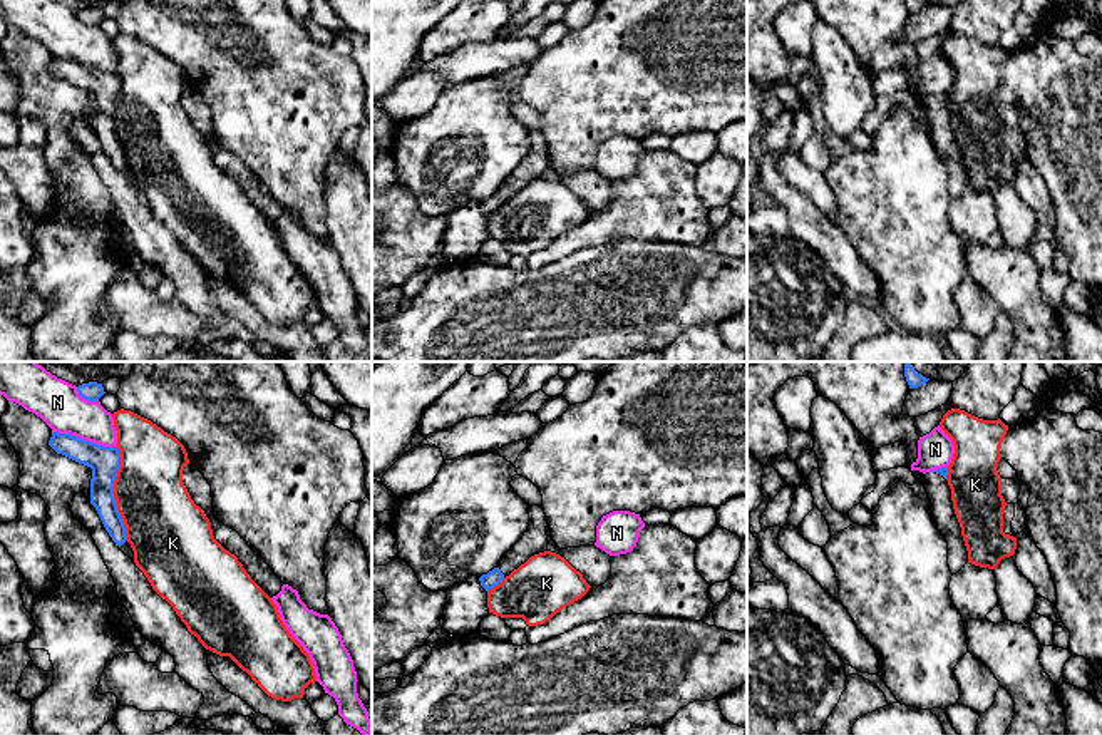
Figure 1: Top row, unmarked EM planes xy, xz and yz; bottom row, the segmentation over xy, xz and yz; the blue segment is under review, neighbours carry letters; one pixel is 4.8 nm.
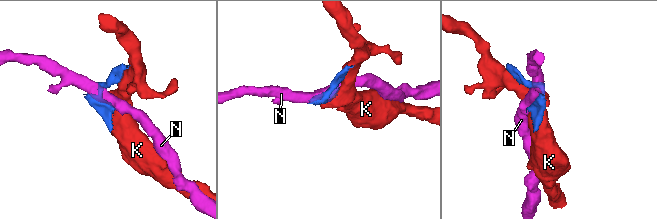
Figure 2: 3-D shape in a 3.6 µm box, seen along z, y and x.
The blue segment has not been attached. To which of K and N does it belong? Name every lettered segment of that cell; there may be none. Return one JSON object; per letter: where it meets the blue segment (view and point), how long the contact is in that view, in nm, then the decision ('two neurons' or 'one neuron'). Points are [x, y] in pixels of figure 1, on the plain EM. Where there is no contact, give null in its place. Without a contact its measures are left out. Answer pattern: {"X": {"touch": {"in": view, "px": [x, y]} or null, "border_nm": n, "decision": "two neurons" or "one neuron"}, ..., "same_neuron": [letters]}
{"K": {"touch": {"in": "xy", "px": [113, 118]}, "border_nm": 460, "decision": "two neurons"}, "N": {"touch": {"in": "xy", "px": [84, 66]}, "border_nm": 320, "decision": "two neurons"}, "same_neuron": []}

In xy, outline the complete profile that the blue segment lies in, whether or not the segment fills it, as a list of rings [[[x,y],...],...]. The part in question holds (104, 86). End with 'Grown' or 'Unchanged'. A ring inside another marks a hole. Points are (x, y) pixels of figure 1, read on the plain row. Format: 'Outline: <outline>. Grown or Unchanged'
Outline: [[[52,57],[49,70],[79,89],[92,94],[90,129],[95,132],[106,156],[134,188],[134,176],[127,167],[126,151],[114,124],[114,105],[121,92],[121,77],[117,72],[104,72],[82,65],[70,59]]]. Grown

